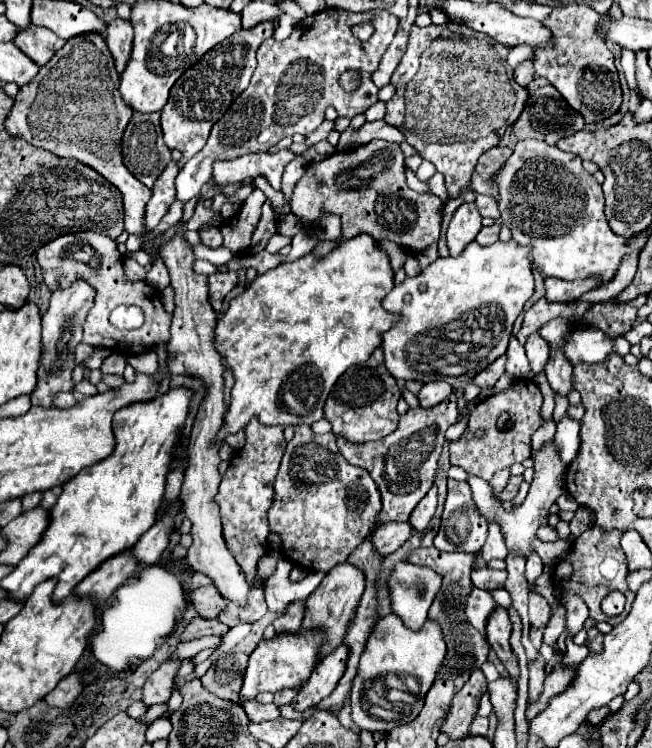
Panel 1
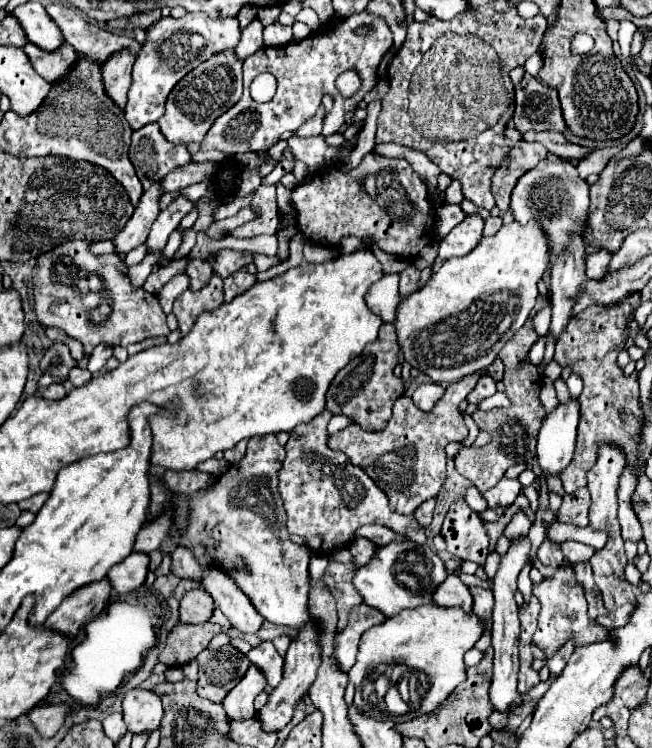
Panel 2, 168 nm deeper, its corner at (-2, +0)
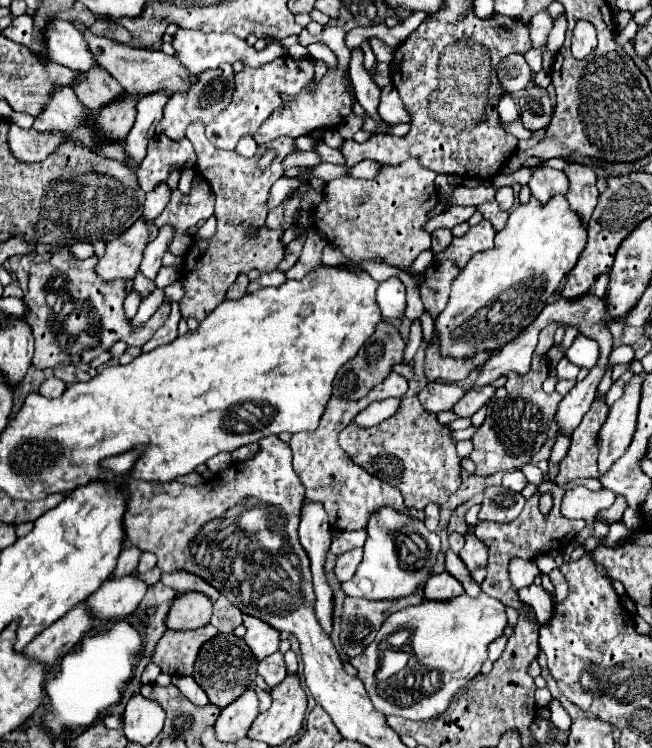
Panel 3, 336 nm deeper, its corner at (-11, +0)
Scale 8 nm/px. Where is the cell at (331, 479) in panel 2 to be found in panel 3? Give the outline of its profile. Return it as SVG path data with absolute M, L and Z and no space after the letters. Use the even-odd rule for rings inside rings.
M391 372L383 382L379 382L365 398L351 402L351 400L343 400L343 398L331 398L327 402L327 408L321 416L321 424L315 432L299 432L293 434L289 440L291 452L293 452L293 470L295 474L303 480L305 486L305 500L319 500L331 520L331 528L335 530L359 530L365 528L367 524L367 516L371 516L371 512L375 512L375 508L379 508L379 504L391 504L395 508L405 508L401 492L367 474L363 468L359 468L355 462L351 462L351 458L347 456L347 452L339 446L337 436L339 432L361 412L365 410L373 400L383 400L389 396L405 396L407 392L407 380L397 374Z

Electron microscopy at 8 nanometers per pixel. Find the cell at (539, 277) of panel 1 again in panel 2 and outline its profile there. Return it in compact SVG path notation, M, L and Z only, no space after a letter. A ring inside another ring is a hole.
M540 280L537 287L540 296L537 298L531 315L524 326L508 340L506 348L502 348L502 352L498 354L504 360L504 366L506 366L506 370L504 370L504 386L506 386L506 390L504 392L506 392L506 396L510 400L510 406L508 408L494 408L494 410L488 410L488 412L476 410L472 414L472 418L478 424L480 430L488 430L492 434L492 442L488 446L482 446L482 448L476 448L476 446L464 448L464 450L460 450L454 456L456 470L464 478L468 478L482 494L488 492L504 476L504 472L510 466L514 466L514 464L528 464L528 462L534 460L538 430L540 430L540 426L542 426L542 422L546 418L542 402L538 398L540 396L540 388L542 388L542 378L536 372L536 366L532 366L532 364L518 366L518 362L524 360L528 348L538 340L538 334L532 328L532 318L540 308L544 308L549 303L550 293L545 283Z

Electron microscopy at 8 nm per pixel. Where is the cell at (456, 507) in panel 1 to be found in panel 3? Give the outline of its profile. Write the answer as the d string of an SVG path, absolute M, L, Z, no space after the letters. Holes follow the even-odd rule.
M469 530L465 534L465 546L459 552L459 558L465 562L469 572L473 572L475 568L485 568L487 566L487 546L477 536L473 536L473 532Z

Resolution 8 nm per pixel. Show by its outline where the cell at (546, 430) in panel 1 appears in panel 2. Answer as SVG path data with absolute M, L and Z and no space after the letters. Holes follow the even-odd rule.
M544 378L544 386L542 386L542 394L540 400L544 404L544 410L550 414L550 410L554 412L558 406L558 398L556 398L556 390L554 390L554 382L550 378Z

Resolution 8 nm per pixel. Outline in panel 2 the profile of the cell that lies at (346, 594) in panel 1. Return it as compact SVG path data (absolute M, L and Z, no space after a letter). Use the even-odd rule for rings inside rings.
M310 618L302 626L302 630L298 630L298 634L292 640L292 644L288 648L288 654L284 658L284 678L282 678L280 686L274 688L274 692L270 694L266 706L258 712L258 720L260 720L262 728L272 728L272 732L278 732L280 728L284 728L290 722L296 702L308 692L308 688L316 680L316 672L318 672L318 668L322 664L320 636L322 636L322 628L320 628L320 624L314 618Z

